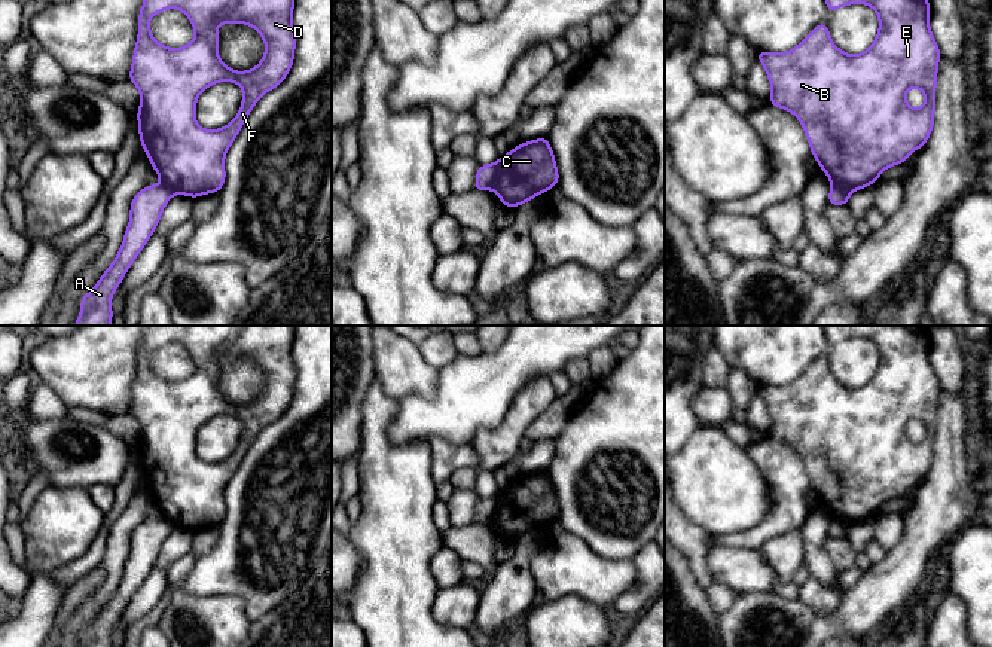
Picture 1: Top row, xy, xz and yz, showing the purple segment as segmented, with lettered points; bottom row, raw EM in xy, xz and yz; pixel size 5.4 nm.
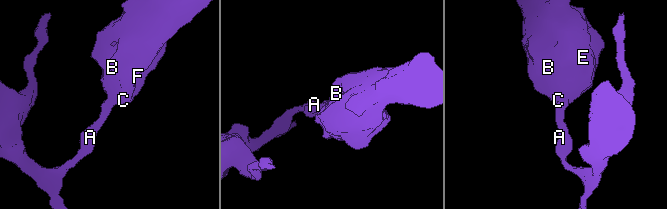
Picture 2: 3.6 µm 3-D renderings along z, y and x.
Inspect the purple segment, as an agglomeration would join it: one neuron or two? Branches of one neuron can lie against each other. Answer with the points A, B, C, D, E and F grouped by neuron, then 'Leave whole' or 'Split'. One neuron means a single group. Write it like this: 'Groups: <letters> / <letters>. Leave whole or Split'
Groups: A / B C D E F. Split

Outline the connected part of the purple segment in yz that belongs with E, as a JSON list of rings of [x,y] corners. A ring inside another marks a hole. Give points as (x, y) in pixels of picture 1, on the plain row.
[[[824,326],[828,345],[849,338],[870,339],[879,351],[875,375],[863,387],[851,388],[839,382],[827,355],[821,355],[788,385],[756,385],[770,415],[769,436],[793,446],[808,471],[811,488],[827,507],[831,519],[846,521],[851,527],[876,518],[879,509],[889,500],[907,494],[910,486],[922,482],[934,460],[935,421],[940,396],[940,381],[930,363],[930,336],[927,326]],[[918,421],[925,428],[919,442],[909,439],[906,425]]]

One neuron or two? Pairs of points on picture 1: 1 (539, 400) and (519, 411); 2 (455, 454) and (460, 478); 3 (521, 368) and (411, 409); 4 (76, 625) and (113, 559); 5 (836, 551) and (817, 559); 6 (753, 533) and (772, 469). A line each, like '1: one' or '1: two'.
1: one
2: two
3: one
4: one
5: two
6: one

